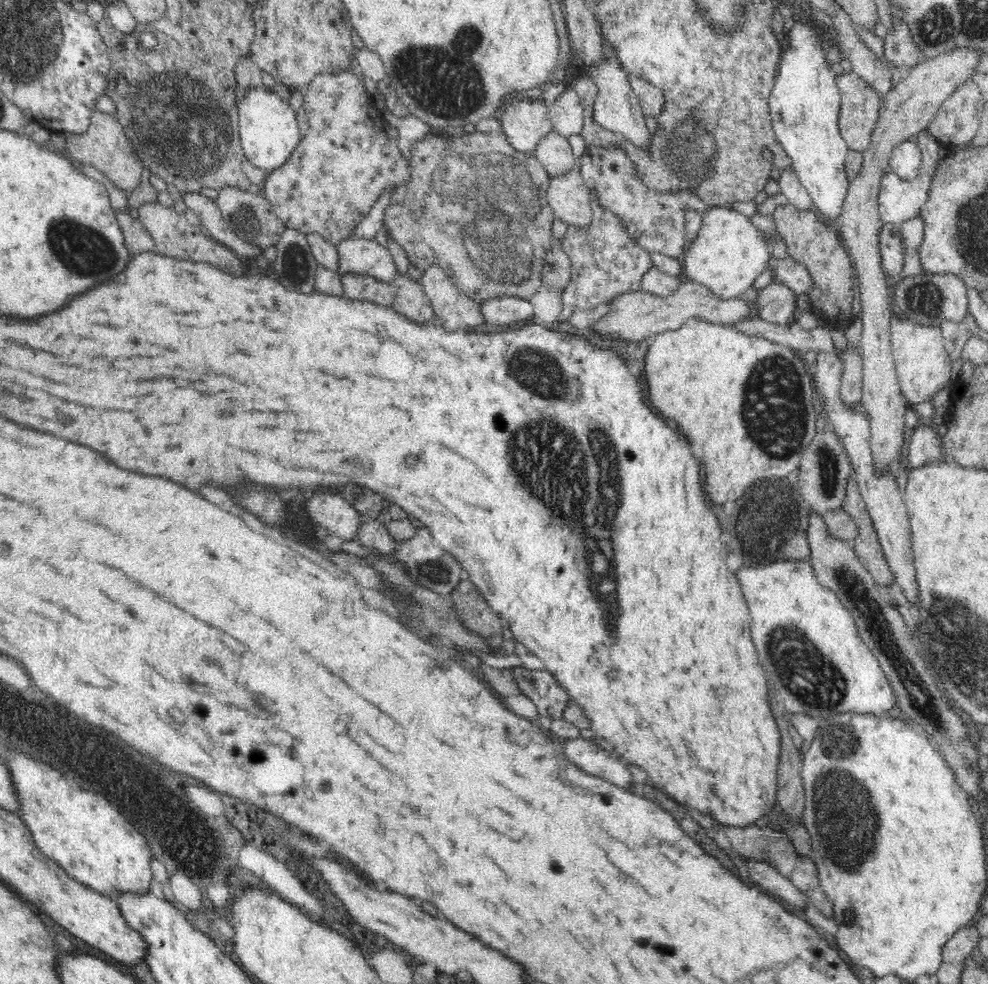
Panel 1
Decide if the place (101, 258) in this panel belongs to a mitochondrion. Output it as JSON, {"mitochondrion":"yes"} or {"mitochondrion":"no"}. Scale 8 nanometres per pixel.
{"mitochondrion":"yes"}

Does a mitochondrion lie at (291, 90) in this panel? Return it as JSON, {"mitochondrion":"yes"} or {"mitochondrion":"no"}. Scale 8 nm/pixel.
{"mitochondrion":"no"}

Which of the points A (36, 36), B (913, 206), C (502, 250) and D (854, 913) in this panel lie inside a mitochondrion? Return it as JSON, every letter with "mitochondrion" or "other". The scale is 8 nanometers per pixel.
{"A":"mitochondrion","B":"other","C":"mitochondrion","D":"mitochondrion"}

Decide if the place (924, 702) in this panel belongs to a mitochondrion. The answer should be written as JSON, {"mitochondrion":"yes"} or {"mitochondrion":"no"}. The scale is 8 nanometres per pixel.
{"mitochondrion":"yes"}

